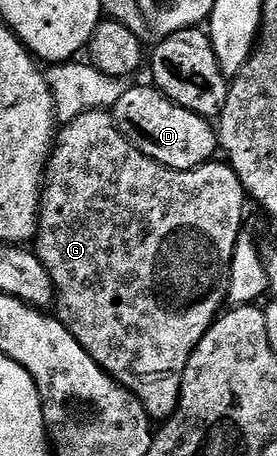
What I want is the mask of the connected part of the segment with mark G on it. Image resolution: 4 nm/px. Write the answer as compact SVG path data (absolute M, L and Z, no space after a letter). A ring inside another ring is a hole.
M104 108L89 109L85 113L80 113L77 117L70 121L64 122L60 126L59 132L56 134L53 142L53 148L49 154L49 163L45 167L45 179L41 190L41 216L37 219L37 236L35 238L35 252L37 258L43 263L43 267L47 267L47 271L53 280L53 288L55 290L55 316L58 321L62 321L71 331L71 335L75 335L77 342L82 345L87 352L95 359L95 363L99 363L101 368L105 370L109 376L114 377L120 385L124 385L129 392L141 400L141 405L146 413L154 422L161 423L172 417L173 412L177 410L177 404L181 398L181 380L185 374L187 363L191 359L191 355L195 351L195 347L199 343L199 339L203 339L205 332L210 329L213 322L217 320L222 312L223 306L227 301L229 291L229 272L231 271L231 263L235 255L235 247L238 239L241 238L243 226L241 220L245 217L245 201L247 202L247 194L241 185L241 180L237 177L236 171L227 163L210 163L208 165L200 165L197 169L172 169L166 165L161 165L157 161L153 161L143 151L139 151L132 141L127 140L120 130L117 129L117 122L113 120L112 112L106 111Z

